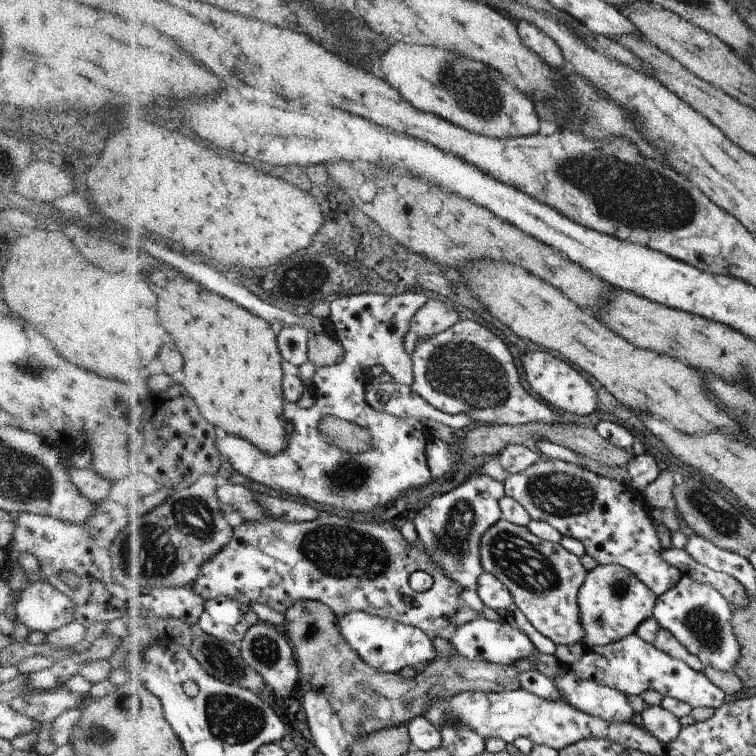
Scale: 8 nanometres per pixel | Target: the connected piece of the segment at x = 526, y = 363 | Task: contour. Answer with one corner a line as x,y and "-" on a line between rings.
538,350
528,352
522,358
520,369
523,371
523,379
530,391
538,398
542,398
543,402
548,402
550,406
576,414
582,419
585,415
590,415
590,412
596,410
596,392
590,388
590,384
578,372
574,372
568,362
552,356
550,352
544,352
544,350
542,352
538,352

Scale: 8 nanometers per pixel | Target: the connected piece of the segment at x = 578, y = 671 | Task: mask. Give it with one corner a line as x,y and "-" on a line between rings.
635,633
620,641
585,649
569,668
579,680
594,680
608,688
614,688
627,698
641,696
648,690
658,692
663,698
673,697
691,708
718,709
725,705
726,694
715,686
702,671
693,670
681,659
673,658
664,651
657,650
652,643
645,642

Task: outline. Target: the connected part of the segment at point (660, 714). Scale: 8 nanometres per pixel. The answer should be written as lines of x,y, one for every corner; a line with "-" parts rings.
660,705
647,707
641,714
644,728
650,735
654,734
660,742
667,745
678,738
681,730
679,720

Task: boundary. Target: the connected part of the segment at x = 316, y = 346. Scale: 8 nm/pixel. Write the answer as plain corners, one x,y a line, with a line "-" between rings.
330,332
312,335
309,346
310,361
316,364
318,368
341,364
347,354
344,344

